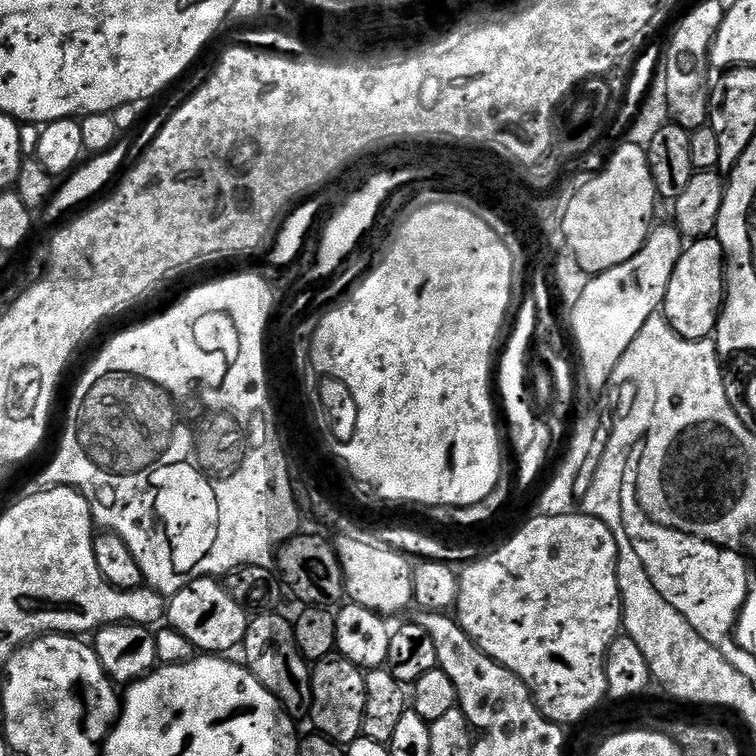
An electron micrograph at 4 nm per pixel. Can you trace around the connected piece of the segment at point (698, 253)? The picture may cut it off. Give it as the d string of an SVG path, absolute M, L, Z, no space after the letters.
M715 235L706 236L703 240L691 241L678 258L666 298L662 315L668 325L678 335L687 340L706 340L716 331L720 320L720 309L724 307L724 251Z

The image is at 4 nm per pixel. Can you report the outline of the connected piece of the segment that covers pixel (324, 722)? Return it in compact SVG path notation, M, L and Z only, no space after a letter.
M333 654L315 661L312 668L312 711L310 721L319 735L335 744L347 746L361 739L362 722L366 710L366 682L364 672L346 657Z

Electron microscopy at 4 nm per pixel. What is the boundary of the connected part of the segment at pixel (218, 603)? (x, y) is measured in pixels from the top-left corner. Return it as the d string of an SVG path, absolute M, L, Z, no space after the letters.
M216 578L190 582L166 604L166 620L170 627L192 643L193 649L204 654L228 654L231 648L239 649L243 645L249 619L248 609L238 606Z

